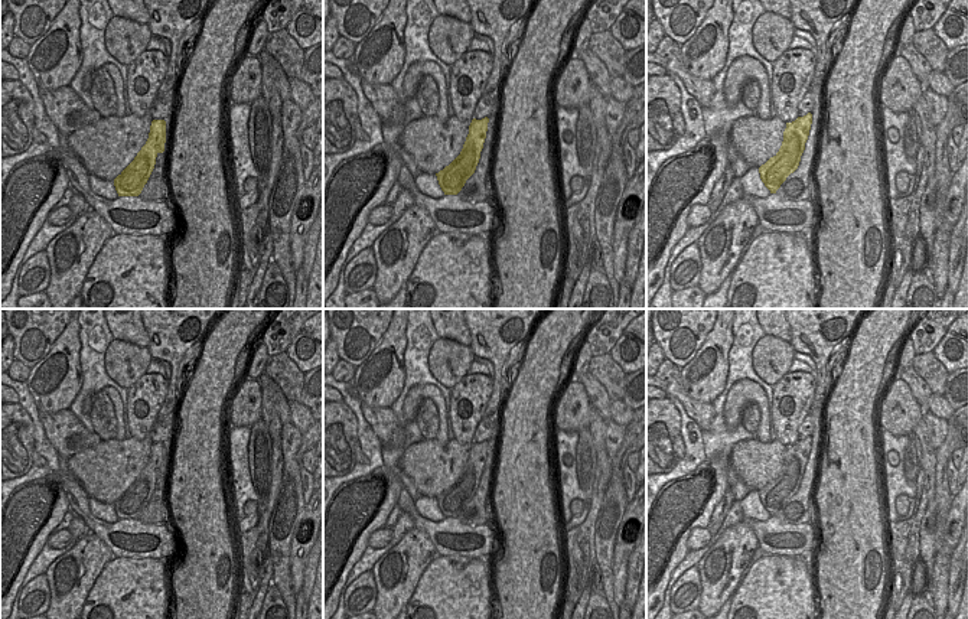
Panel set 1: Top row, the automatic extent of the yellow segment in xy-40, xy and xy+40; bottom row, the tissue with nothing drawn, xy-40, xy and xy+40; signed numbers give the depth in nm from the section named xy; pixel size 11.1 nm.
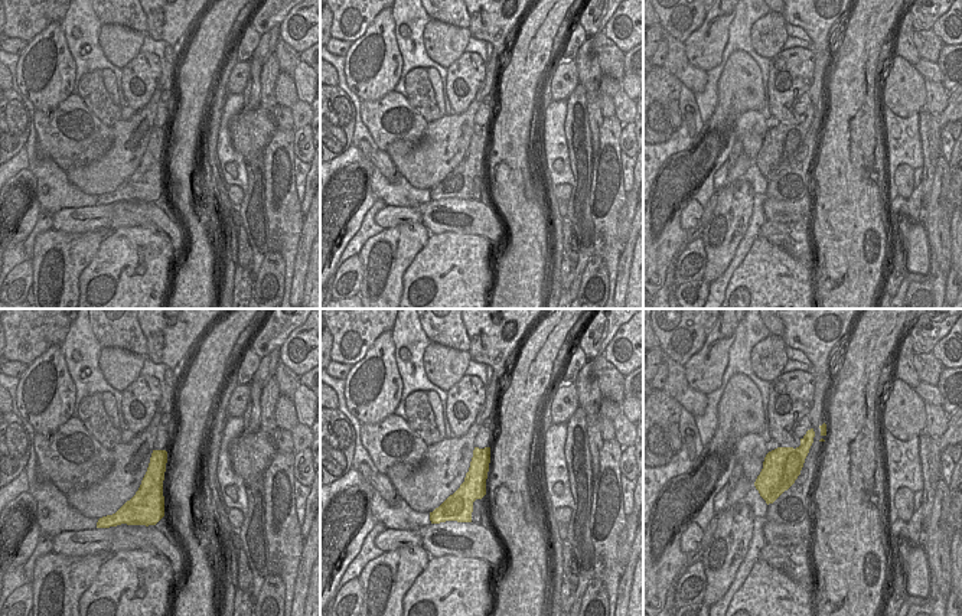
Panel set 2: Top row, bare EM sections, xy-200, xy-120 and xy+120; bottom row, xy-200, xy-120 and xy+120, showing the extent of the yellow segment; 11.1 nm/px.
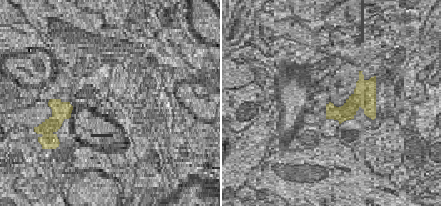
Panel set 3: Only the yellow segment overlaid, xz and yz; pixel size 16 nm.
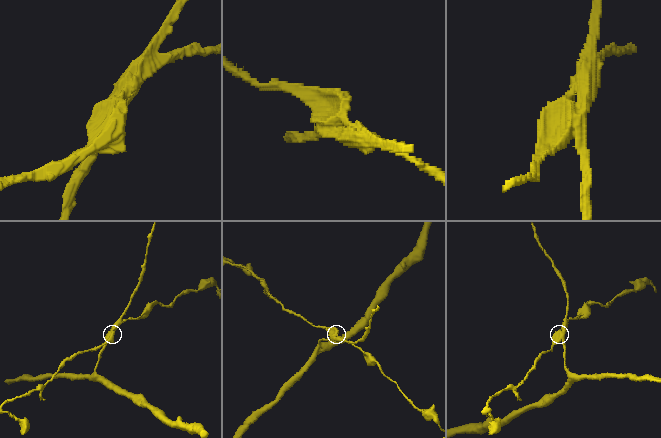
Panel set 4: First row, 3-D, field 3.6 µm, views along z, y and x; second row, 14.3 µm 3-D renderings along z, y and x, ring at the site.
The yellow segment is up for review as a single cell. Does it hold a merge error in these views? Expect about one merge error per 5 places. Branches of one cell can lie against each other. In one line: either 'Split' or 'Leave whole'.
Split

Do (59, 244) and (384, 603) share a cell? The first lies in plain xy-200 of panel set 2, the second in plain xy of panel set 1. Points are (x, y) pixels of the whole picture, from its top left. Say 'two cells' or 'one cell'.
one cell

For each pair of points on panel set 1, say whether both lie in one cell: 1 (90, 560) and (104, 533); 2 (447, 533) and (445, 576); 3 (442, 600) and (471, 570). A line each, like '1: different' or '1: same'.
1: different
2: different
3: same

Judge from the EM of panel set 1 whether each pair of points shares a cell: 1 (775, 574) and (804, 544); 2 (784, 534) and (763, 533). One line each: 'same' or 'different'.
1: different
2: same

